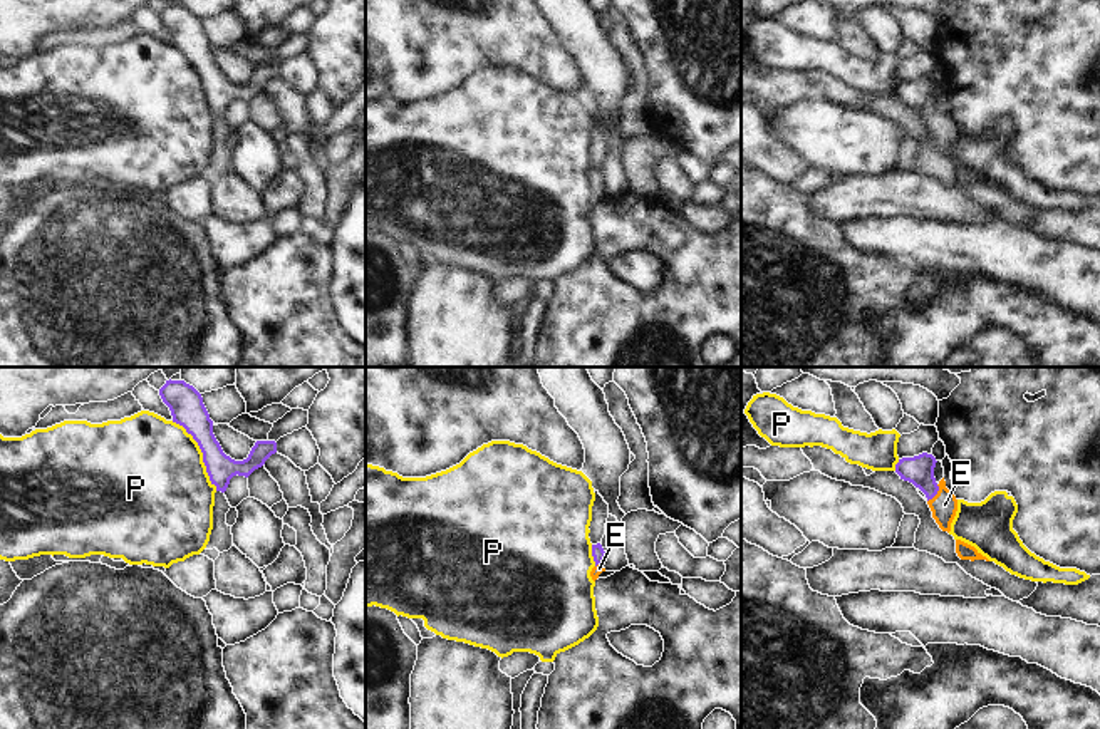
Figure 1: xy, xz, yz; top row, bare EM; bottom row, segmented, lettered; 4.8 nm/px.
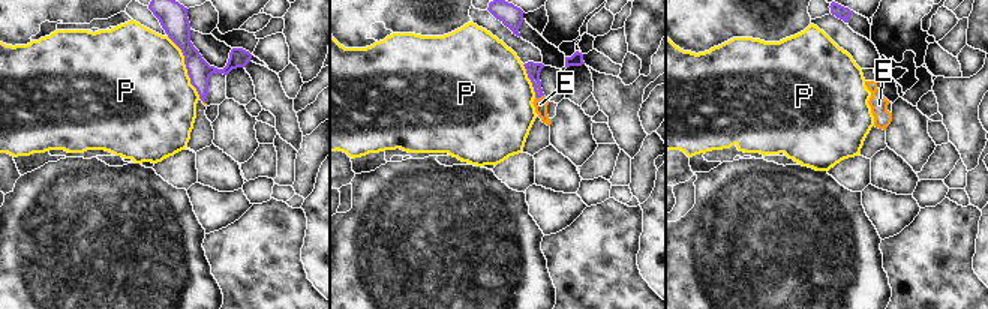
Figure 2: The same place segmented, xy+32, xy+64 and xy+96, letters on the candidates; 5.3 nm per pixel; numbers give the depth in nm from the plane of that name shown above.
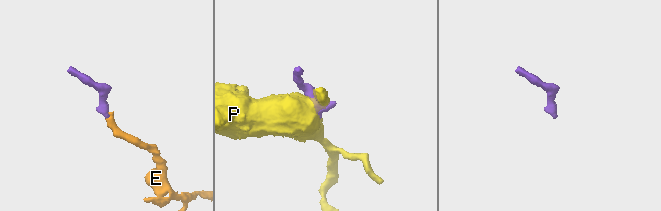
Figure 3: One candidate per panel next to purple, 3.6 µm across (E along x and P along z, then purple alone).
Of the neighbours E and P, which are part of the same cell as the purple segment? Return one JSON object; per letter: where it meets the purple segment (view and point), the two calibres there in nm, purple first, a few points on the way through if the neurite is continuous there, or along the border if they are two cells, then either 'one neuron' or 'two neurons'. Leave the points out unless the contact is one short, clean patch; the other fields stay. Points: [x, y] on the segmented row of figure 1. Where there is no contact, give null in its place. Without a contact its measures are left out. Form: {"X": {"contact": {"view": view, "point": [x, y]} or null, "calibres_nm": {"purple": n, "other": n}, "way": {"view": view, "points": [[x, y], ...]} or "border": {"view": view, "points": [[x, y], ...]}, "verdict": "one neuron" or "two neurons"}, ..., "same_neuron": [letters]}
{"E": {"contact": {"view": "yz", "point": [936, 493]}, "calibres_nm": {"purple": 140, "other": 130}, "way": {"view": "yz", "points": [[919, 470], [936, 493], [944, 505]]}, "verdict": "one neuron"}, "P": {"contact": {"view": "xy", "point": [202, 451]}, "calibres_nm": {"purple": 160, "other": 480}, "border": {"view": "xy", "points": [[171, 421], [178, 423], [197, 443], [208, 480], [217, 490]]}, "verdict": "two neurons"}, "same_neuron": ["E"]}

